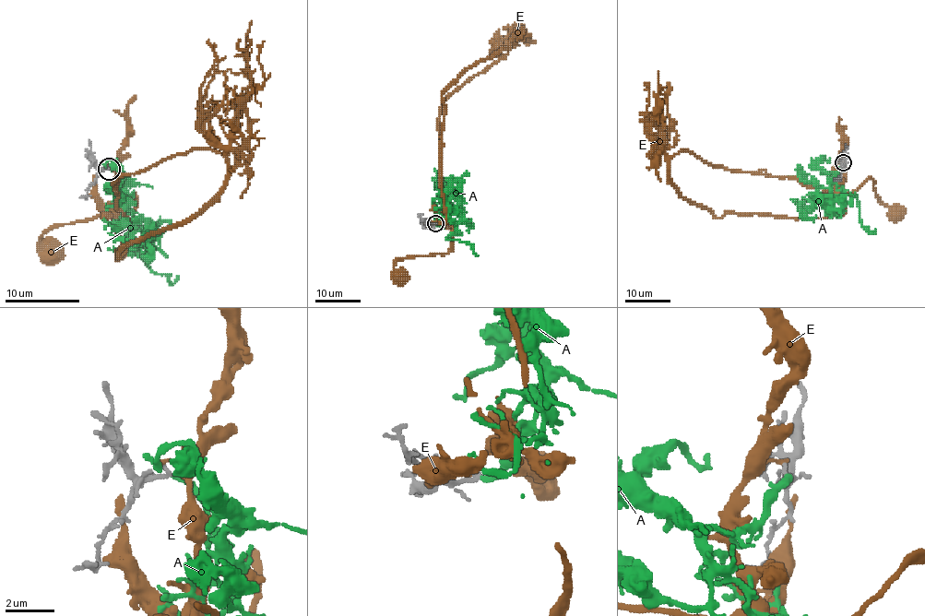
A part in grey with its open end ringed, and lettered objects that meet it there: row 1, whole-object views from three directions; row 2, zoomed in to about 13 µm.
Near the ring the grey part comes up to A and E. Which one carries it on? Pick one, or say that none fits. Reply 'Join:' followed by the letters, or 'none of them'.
Join: A

